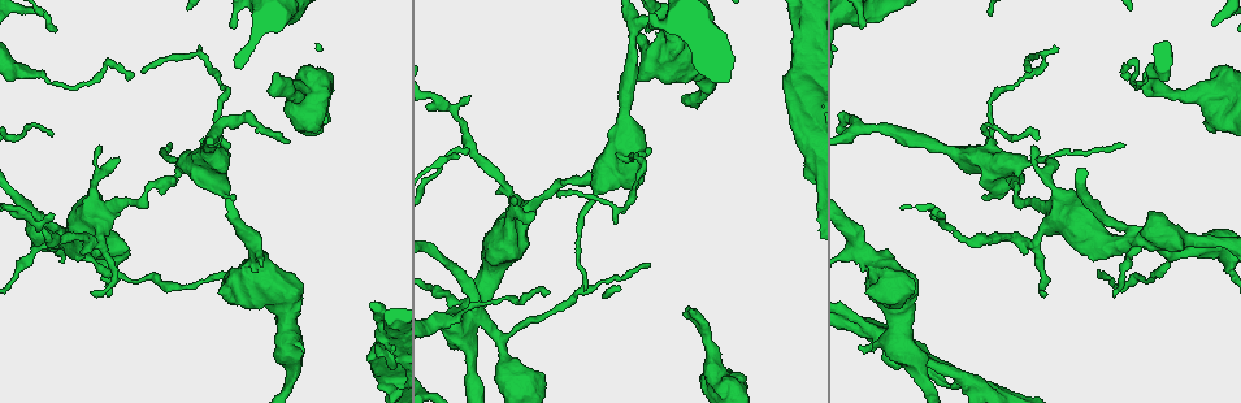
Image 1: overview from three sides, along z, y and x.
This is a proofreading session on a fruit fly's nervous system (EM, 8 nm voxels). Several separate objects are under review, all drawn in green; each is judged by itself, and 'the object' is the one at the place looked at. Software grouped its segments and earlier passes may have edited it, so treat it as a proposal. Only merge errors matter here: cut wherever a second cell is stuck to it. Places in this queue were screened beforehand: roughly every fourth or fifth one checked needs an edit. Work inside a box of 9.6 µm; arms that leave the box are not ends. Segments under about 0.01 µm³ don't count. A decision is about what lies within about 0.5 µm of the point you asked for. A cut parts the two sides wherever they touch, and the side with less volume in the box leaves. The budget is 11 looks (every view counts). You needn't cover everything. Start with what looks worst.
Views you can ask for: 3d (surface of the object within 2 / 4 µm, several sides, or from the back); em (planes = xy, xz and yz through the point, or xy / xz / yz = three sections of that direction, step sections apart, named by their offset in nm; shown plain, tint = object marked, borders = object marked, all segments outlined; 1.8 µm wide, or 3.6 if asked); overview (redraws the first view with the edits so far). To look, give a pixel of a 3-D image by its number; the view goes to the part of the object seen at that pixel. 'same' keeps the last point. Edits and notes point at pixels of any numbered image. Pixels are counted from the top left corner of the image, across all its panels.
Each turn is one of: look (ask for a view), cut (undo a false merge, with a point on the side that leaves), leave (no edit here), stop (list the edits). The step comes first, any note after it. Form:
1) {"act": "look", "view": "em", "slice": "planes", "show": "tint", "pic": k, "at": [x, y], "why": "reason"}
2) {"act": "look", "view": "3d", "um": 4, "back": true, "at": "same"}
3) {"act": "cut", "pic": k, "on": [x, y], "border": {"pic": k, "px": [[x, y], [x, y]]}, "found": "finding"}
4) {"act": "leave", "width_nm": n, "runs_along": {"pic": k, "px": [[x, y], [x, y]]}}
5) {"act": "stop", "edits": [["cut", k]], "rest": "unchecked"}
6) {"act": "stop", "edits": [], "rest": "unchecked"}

{"act": "look", "view": "3d", "um": 4, "pic": 1, "at": [381, 372], "why": "touches itself"}

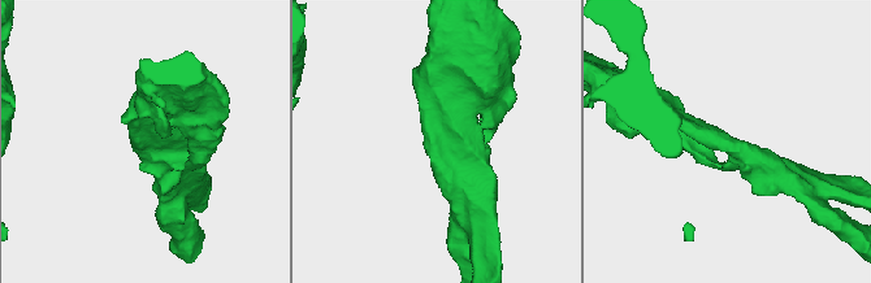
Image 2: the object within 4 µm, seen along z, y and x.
{"act": "look", "view": "em", "um": 3.6, "slice": "yz", "step": 16, "show": "tint", "pic": 2, "at": [140, 146]}

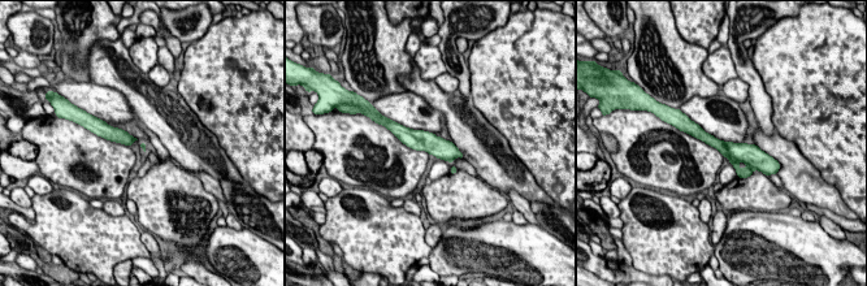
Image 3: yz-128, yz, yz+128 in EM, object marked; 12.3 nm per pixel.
{"act": "look", "view": "em", "um": 3.6, "slice": "planes", "show": "borders", "at": "same"}

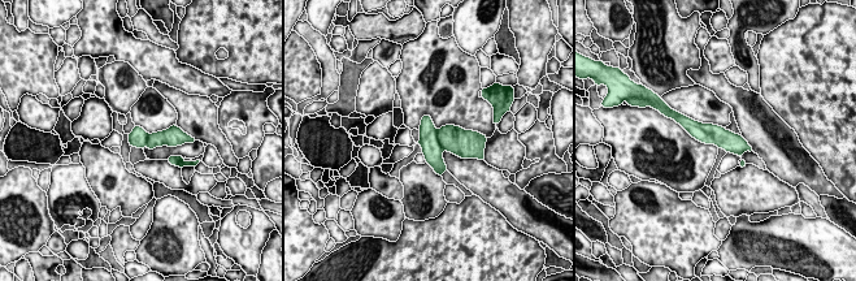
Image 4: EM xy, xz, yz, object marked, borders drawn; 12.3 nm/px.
{"act": "cut", "pic": 4, "on": [431, 148], "found": "a second cell is stuck on"}

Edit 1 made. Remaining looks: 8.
{"act": "look", "view": "3d", "um": 4, "pic": 1, "at": [594, 183], "why": "sharp bend"}

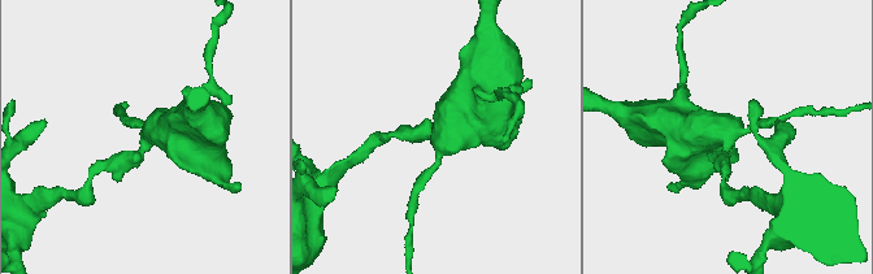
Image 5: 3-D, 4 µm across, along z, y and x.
{"act": "look", "view": "em", "slice": "planes", "show": "tint", "pic": 5, "at": [142, 146], "arms": 3}

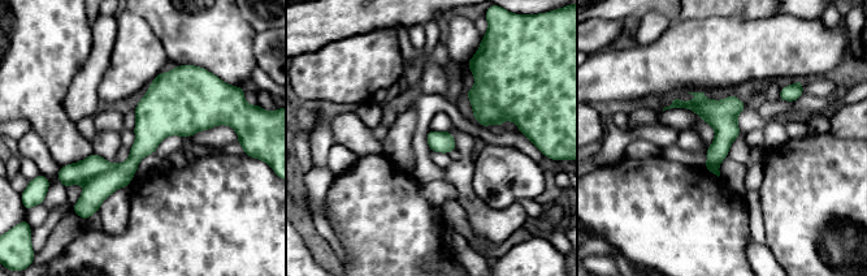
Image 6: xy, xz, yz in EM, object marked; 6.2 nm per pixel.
{"act": "cut", "pic": 6, "on": [78, 173], "width_nm": 130, "border": {"pic": 6, "px": [[113, 165], [94, 176], [85, 185]]}, "found": "two cells meet here"}

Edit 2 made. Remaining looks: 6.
{"act": "stop", "edits": [["cut", 4], ["cut", 6]], "rest": "unchecked"}

